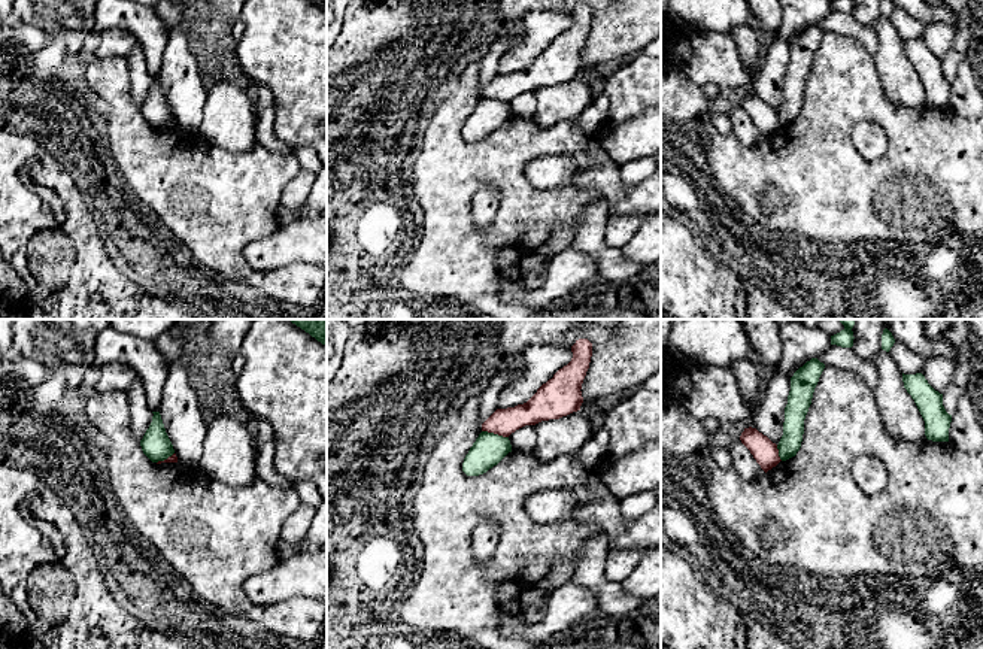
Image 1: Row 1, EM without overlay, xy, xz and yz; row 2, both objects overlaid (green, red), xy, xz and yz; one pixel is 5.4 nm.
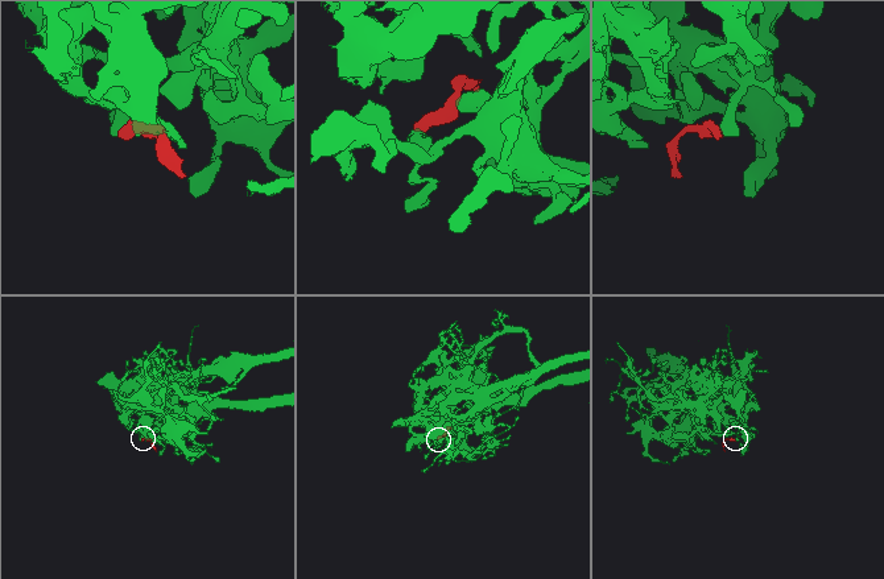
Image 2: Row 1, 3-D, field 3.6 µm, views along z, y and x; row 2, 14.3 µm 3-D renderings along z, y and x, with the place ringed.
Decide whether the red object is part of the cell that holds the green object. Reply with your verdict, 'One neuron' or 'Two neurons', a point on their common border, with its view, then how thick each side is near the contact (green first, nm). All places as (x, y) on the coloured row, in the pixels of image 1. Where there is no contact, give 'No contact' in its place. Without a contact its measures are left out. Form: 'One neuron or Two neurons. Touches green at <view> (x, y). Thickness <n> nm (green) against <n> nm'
Two neurons. Touches green at xz (495, 434). Thickness 170 nm (green) against 140 nm

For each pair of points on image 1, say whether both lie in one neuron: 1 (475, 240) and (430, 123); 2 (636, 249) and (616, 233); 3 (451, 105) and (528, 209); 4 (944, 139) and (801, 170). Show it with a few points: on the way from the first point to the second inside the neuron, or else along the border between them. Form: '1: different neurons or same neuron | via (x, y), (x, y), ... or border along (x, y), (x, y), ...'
1: same neuron | via (445, 211), (437, 203), (437, 166), (431, 152)
2: different neurons | border along (645, 221), (621, 248), (627, 258), (640, 266)
3: same neuron | via (451, 132), (478, 163), (484, 163), (503, 182)
4: same neuron | via (909, 167), (898, 170), (837, 170)

